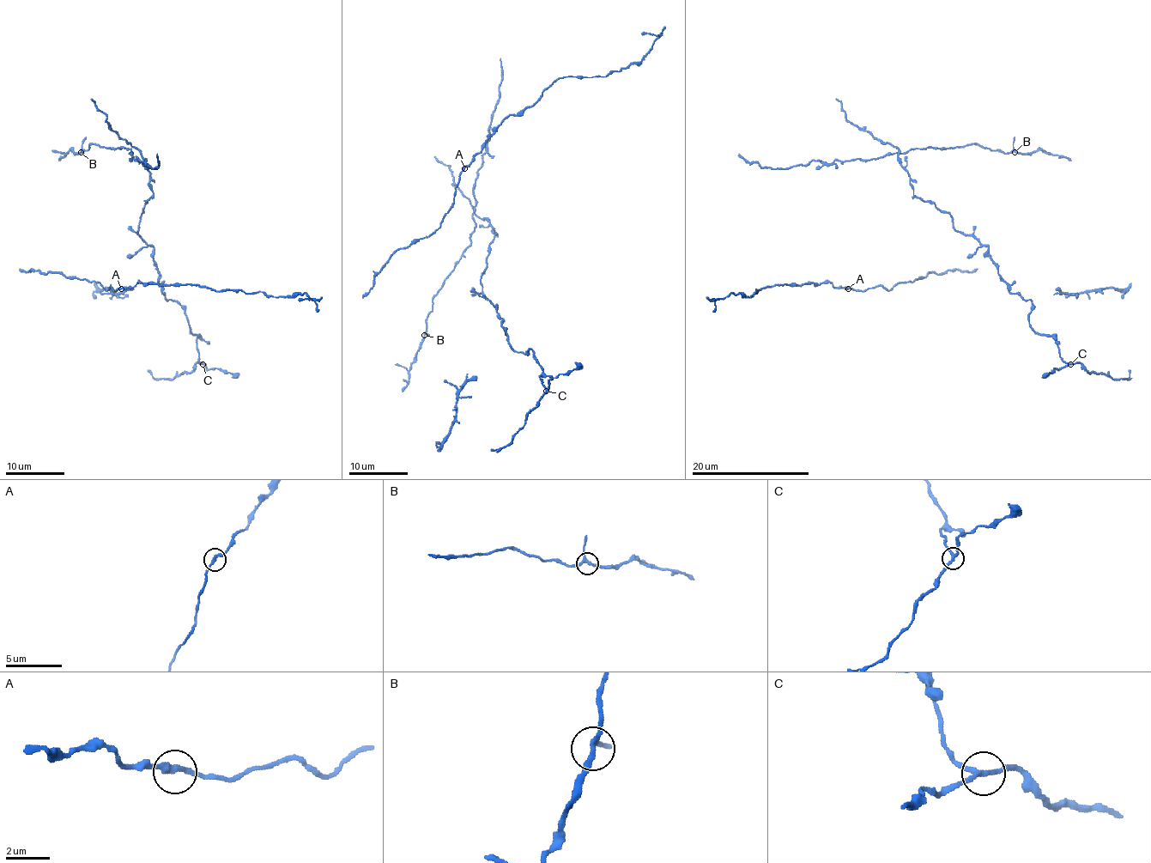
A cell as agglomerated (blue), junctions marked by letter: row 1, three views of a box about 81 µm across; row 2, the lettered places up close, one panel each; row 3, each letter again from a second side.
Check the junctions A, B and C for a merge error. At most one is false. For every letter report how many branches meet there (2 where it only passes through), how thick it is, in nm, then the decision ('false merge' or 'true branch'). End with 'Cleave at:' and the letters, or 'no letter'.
A: 2 branches meet; 280 nm thick; true branch
B: 3 branches meet; 200 nm thick; true branch
C: 3 branches meet; 220 nm thick; true branch
Cleave at: no letter

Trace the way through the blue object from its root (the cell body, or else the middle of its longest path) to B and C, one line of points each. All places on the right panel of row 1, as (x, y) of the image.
B: (967, 257), (979, 242), (960, 233), (947, 212), (913, 193), (905, 153), (969, 144), (1014, 152)
C: (967, 257), (988, 247), (1008, 290), (1031, 300), (1029, 325), (1051, 336), (1059, 357), (1070, 364)

